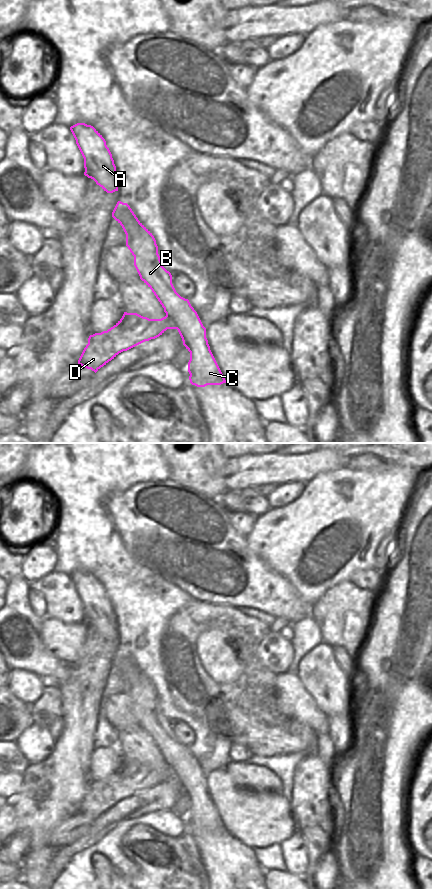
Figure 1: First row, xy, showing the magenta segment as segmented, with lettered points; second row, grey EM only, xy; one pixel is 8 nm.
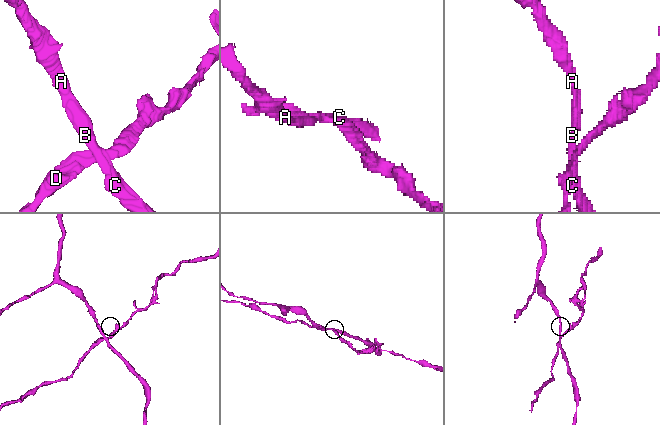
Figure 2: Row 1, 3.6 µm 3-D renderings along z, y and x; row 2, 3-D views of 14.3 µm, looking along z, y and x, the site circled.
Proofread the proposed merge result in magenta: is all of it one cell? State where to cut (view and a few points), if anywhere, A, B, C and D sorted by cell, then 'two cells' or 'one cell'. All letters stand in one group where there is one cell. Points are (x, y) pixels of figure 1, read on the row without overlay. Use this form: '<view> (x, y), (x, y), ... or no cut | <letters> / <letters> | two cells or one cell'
xy (166, 761), (176, 776) | A B C / D | two cells

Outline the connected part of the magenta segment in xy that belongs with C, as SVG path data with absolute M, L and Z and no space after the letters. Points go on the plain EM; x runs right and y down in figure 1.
M118 649L112 665L126 682L126 694L134 704L134 714L140 727L152 738L164 760L174 770L183 793L190 800L190 831L197 835L226 831L210 798L206 776L189 748L176 740L171 721L162 714L152 681L138 668L127 651Z

